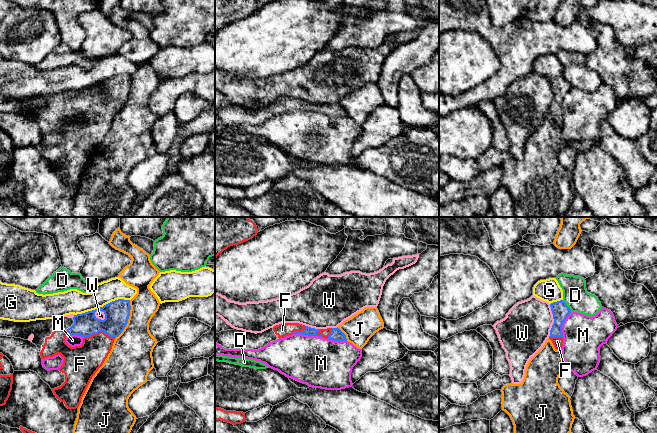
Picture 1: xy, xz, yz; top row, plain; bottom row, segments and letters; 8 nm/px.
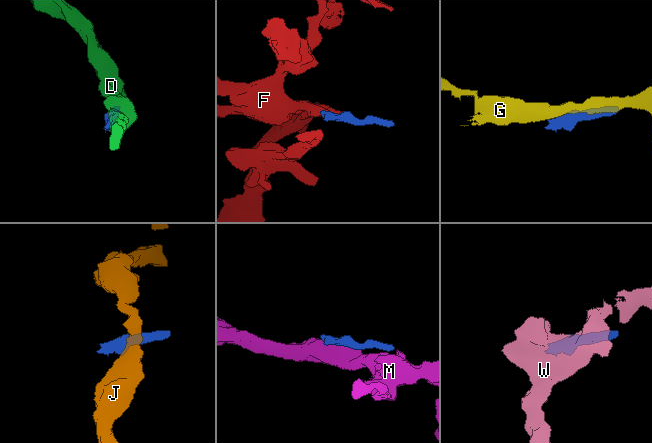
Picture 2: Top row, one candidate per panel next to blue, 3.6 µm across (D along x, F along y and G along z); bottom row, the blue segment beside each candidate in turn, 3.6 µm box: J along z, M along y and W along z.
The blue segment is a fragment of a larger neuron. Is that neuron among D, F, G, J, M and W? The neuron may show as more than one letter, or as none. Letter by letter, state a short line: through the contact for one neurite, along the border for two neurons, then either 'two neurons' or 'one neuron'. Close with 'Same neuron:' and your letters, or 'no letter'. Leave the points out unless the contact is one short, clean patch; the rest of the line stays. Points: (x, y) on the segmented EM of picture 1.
D: two neurons
F: xy (117, 312), (100, 330), (96, 347), (89, 357) | one neuron
G: two neurons
J: two neurons
M: two neurons
W: two neurons
Same neuron: F

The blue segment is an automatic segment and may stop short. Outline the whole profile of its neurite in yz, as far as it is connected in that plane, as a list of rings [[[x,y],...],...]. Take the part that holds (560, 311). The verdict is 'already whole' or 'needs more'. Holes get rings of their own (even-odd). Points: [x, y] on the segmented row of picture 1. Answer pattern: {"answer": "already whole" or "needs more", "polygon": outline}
{"answer": "needs more", "polygon": [[[563,300],[550,304],[554,323],[550,330],[549,339],[552,341],[556,350],[561,350],[563,346],[562,325],[570,315],[571,310]]]}

